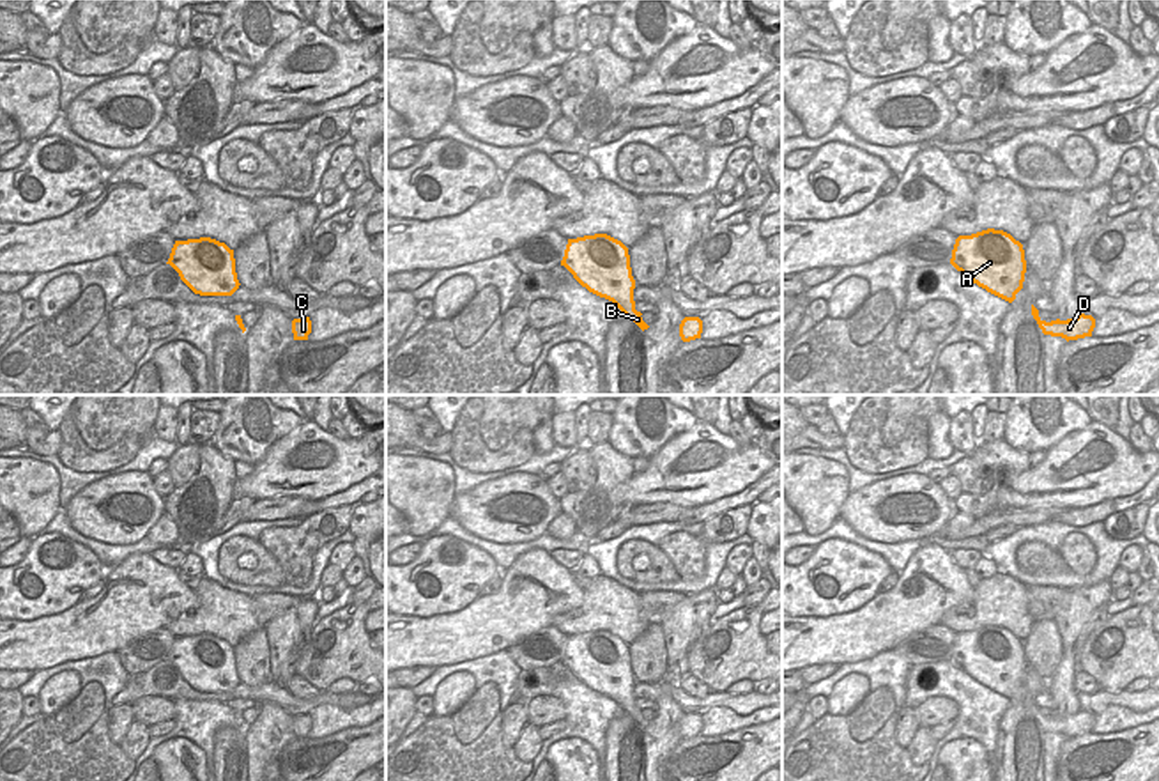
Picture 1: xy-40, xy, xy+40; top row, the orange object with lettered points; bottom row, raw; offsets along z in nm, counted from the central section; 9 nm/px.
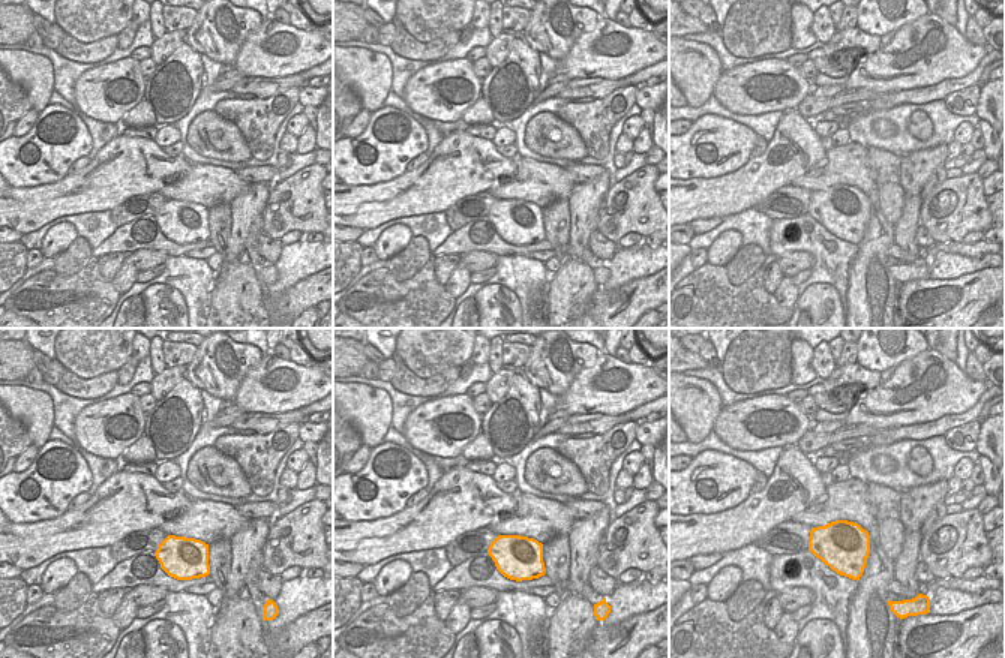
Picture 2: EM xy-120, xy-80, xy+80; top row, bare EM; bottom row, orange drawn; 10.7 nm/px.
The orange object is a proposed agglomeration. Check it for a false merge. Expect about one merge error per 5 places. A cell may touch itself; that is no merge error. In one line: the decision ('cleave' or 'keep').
keep

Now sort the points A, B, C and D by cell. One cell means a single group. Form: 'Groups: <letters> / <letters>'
Groups: A B C D

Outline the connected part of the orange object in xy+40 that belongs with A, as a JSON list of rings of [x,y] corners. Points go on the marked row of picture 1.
[[[987,228],[956,239],[950,264],[987,292],[1012,303],[1023,289],[1026,260],[1019,241]]]

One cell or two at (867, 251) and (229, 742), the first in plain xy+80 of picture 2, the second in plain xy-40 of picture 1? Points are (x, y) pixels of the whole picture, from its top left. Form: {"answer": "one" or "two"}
{"answer": "one"}

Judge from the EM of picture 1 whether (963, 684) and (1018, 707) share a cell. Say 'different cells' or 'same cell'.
different cells

